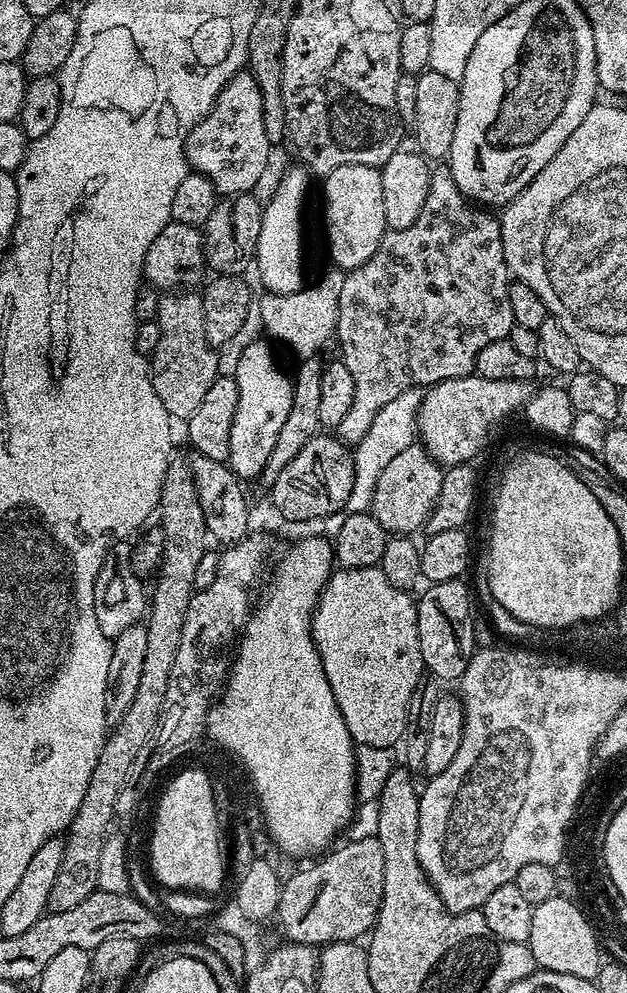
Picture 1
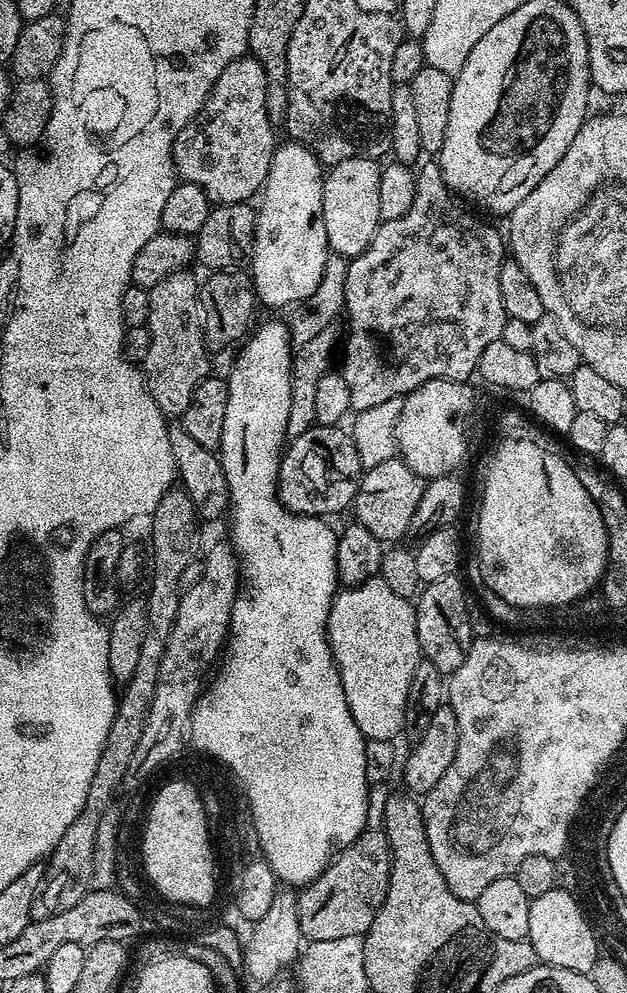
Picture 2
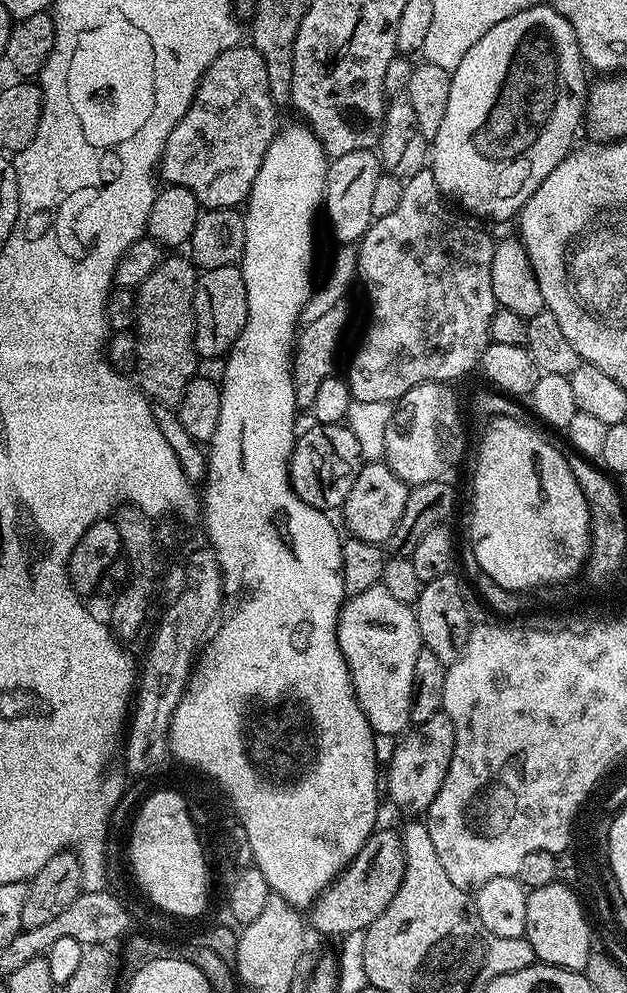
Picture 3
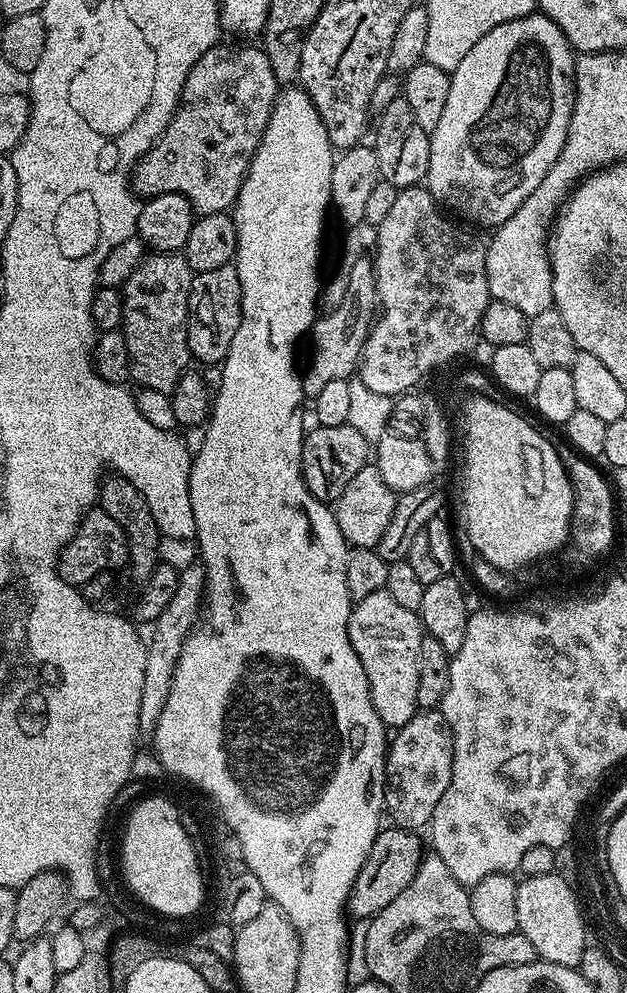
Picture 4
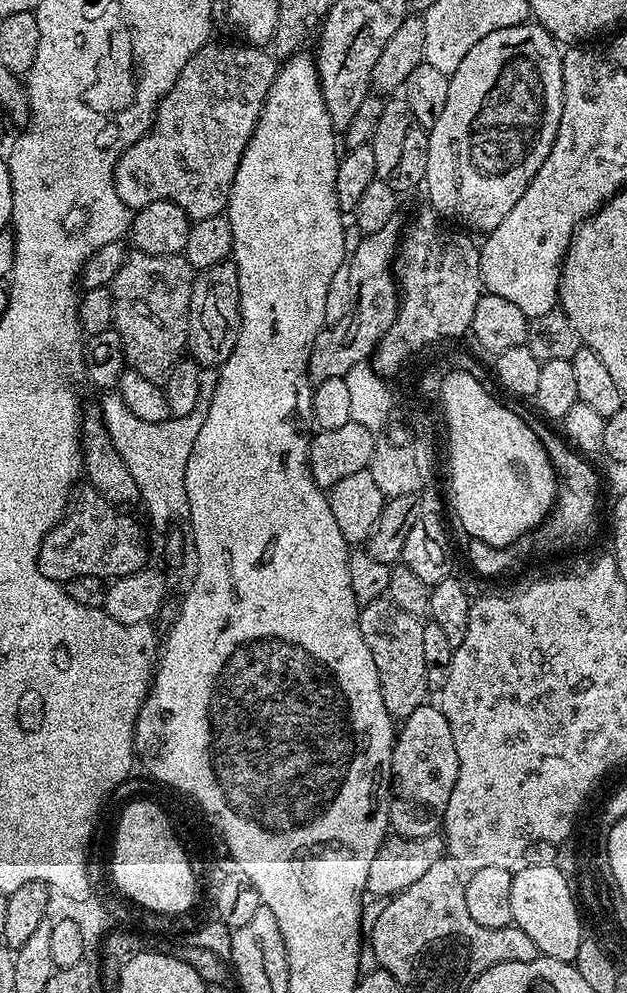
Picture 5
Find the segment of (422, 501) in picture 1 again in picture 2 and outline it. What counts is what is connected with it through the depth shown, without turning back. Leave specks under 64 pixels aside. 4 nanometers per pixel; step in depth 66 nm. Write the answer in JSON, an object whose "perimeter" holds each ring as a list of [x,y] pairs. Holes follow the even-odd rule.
{"perimeter":[[[399,458],[367,469],[361,475],[360,485],[356,491],[355,523],[366,526],[366,530],[370,530],[370,534],[374,534],[374,538],[381,542],[403,541],[400,539],[408,536],[410,518],[414,518],[414,510],[418,510],[418,502],[422,502],[425,483],[424,477],[414,474],[414,470],[410,470],[410,466],[406,466],[406,462]]]}

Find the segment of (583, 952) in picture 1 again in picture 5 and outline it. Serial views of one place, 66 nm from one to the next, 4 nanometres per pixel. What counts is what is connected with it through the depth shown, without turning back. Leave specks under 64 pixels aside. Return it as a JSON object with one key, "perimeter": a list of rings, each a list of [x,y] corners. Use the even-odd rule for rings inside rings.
{"perimeter":[[[524,864],[512,872],[510,886],[510,914],[512,924],[526,930],[526,934],[538,946],[541,956],[555,960],[575,961],[578,946],[586,939],[580,925],[581,905],[569,877],[555,864],[530,866]]]}

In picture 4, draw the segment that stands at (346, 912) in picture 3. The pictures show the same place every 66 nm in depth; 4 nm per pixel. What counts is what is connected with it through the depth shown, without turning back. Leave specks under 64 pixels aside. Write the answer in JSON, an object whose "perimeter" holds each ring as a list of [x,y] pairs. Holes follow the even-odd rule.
{"perimeter":[[[399,826],[383,827],[375,838],[370,854],[359,871],[355,886],[349,896],[349,913],[362,920],[368,920],[376,916],[386,906],[394,902],[402,891],[410,886],[414,880],[414,874],[420,868],[424,857],[422,844],[413,831]]]}

